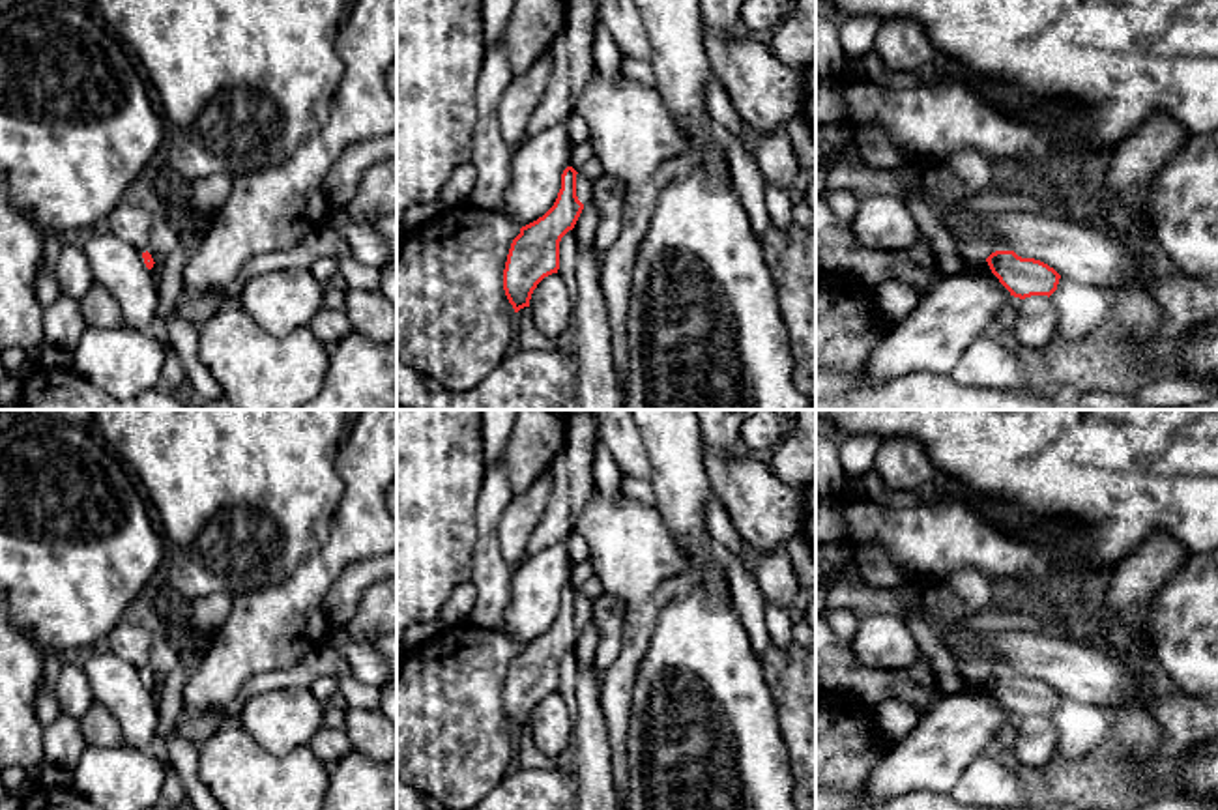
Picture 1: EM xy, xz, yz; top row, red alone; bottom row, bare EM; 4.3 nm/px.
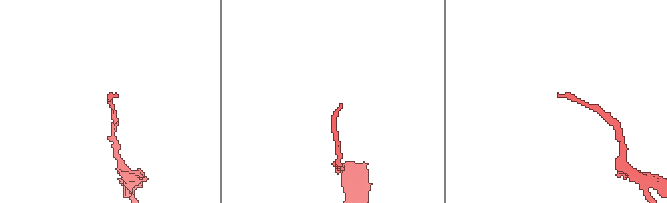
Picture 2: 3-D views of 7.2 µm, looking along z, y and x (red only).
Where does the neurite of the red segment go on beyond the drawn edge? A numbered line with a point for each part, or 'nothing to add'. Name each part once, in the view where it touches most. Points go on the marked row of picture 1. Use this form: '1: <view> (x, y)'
1: xz (582, 186)

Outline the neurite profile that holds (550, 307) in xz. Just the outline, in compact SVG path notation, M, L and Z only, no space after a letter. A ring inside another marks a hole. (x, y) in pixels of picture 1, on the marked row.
M552 273L537 284L529 299L529 311L544 337L556 339L567 331L573 320L573 305L559 273Z

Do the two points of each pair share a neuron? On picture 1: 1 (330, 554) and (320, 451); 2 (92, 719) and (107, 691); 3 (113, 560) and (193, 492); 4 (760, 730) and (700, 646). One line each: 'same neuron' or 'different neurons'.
1: different neurons
2: different neurons
3: different neurons
4: same neuron

